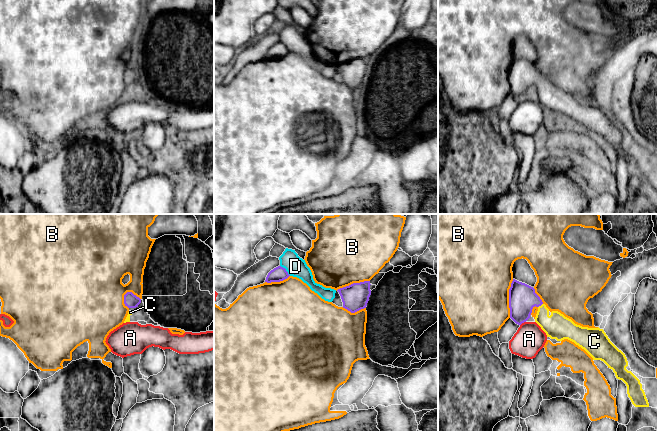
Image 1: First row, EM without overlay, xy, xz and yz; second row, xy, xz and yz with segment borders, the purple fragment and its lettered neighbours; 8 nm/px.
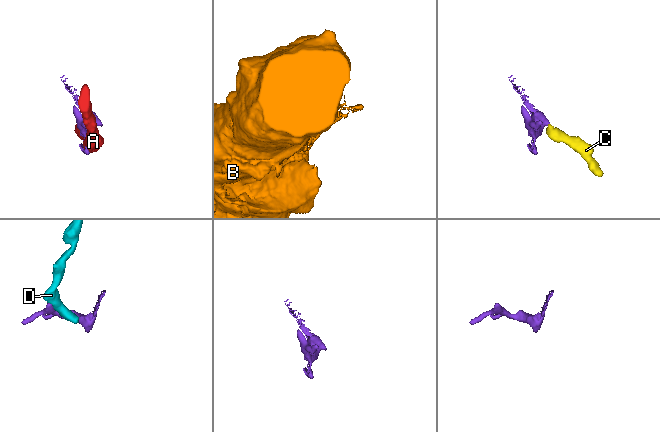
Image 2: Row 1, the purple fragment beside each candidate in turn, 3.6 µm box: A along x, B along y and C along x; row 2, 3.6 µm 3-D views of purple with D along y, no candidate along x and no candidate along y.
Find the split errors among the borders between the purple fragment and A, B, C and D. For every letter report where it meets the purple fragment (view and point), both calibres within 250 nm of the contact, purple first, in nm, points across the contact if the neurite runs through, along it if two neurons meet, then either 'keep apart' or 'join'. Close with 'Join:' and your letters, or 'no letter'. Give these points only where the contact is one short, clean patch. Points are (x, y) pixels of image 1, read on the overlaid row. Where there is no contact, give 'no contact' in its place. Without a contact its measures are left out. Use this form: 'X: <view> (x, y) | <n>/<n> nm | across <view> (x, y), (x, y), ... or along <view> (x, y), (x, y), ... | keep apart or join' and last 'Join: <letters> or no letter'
A: yz (522, 322) | 220/240 nm | keep apart
B: yz (509, 298) | 220/500 nm | keep apart
C: yz (540, 305) | 220/200 nm | across yz (522, 298), (535, 300), (540, 305), (543, 314), (556, 326) | join
D: xz (285, 270) | 120/160 nm | keep apart
Join: C

